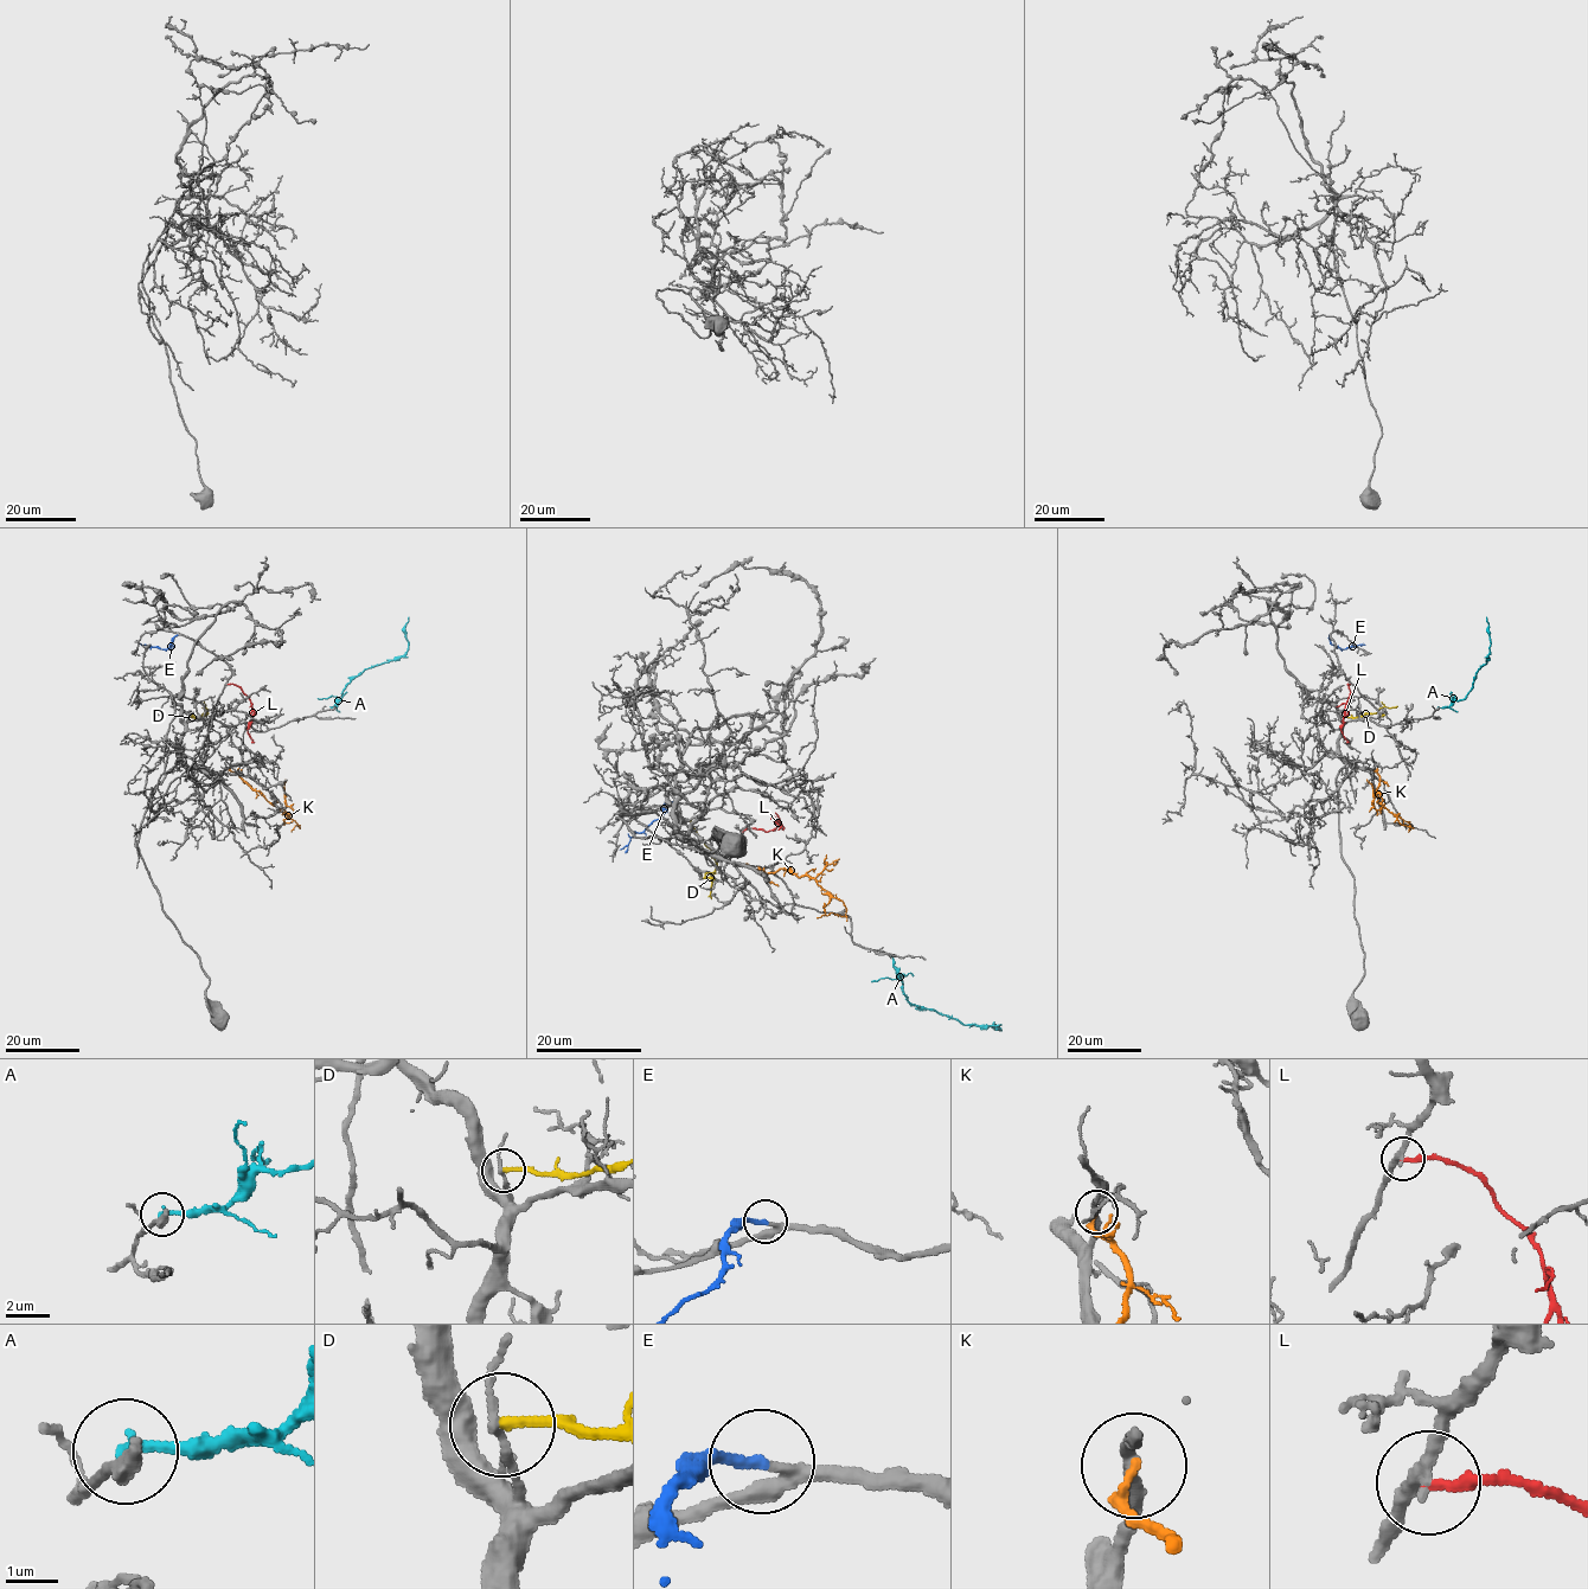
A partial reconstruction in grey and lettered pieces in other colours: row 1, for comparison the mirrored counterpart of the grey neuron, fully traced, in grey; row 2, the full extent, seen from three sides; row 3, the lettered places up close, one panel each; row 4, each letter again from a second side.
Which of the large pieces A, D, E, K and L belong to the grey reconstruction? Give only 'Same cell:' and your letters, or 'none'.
Same cell: E

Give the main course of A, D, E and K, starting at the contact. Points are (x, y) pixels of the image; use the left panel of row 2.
A: (332, 707), (345, 686), (365, 670), (405, 653), (408, 641), (404, 625), (408, 616)
D: (190, 716), (209, 712), (204, 706)
E: (178, 634), (166, 649), (139, 642)
K: (230, 768), (300, 825), (290, 832)

